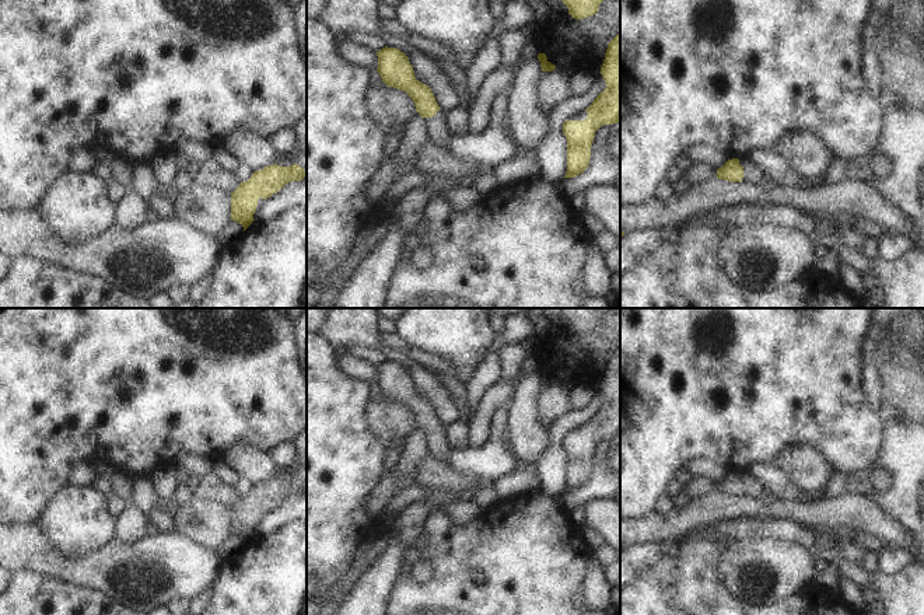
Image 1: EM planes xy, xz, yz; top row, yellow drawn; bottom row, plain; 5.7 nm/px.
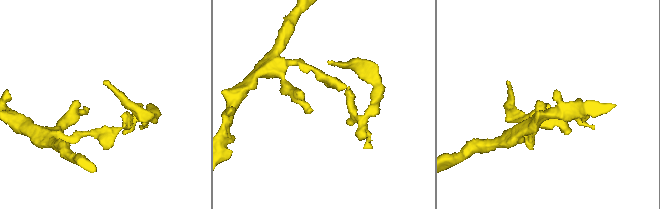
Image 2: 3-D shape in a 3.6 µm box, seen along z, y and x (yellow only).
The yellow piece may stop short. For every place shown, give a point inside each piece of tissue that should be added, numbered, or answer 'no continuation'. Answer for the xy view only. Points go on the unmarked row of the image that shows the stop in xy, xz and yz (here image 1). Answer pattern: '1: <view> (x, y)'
no continuation

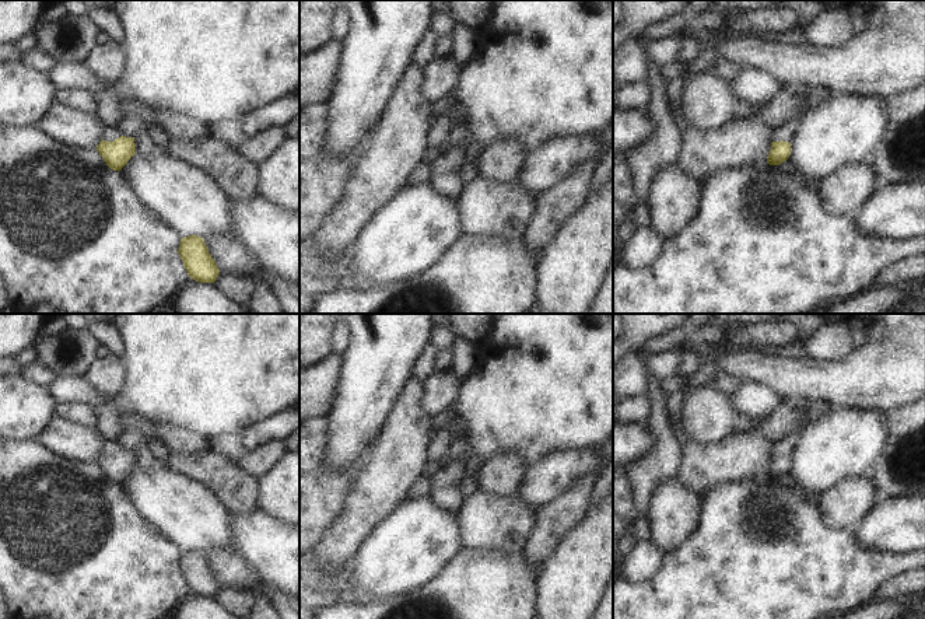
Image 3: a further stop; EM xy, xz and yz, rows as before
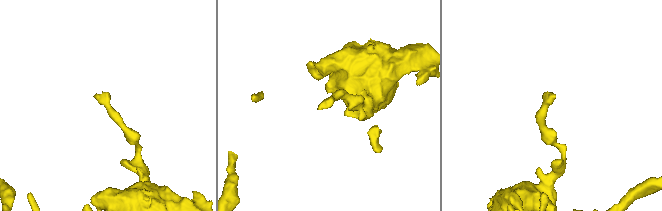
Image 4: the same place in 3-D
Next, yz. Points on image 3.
1: yz (787, 446)

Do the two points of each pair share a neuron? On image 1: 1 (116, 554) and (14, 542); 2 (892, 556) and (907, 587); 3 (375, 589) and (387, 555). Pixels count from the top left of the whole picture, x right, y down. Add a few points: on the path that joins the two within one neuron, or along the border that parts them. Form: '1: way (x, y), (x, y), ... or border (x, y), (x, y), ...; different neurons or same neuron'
1: way (91, 566), (59, 566), (39, 555); same neuron
2: border (909, 565), (891, 575), (881, 573); different neurons
3: way (378, 580), (385, 563); same neuron

